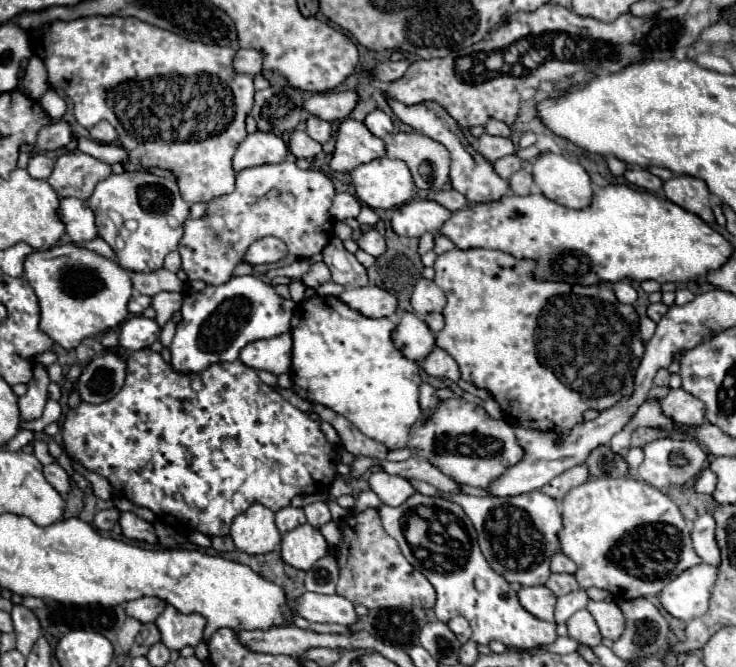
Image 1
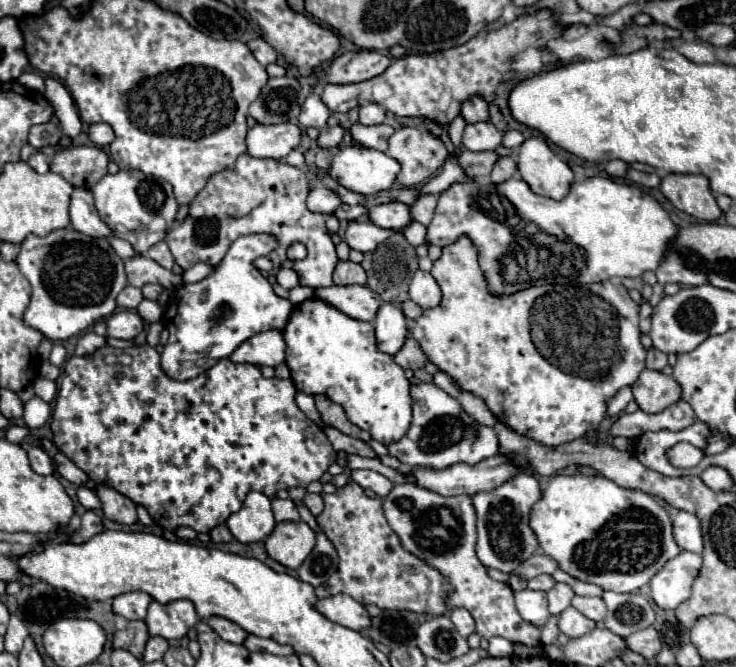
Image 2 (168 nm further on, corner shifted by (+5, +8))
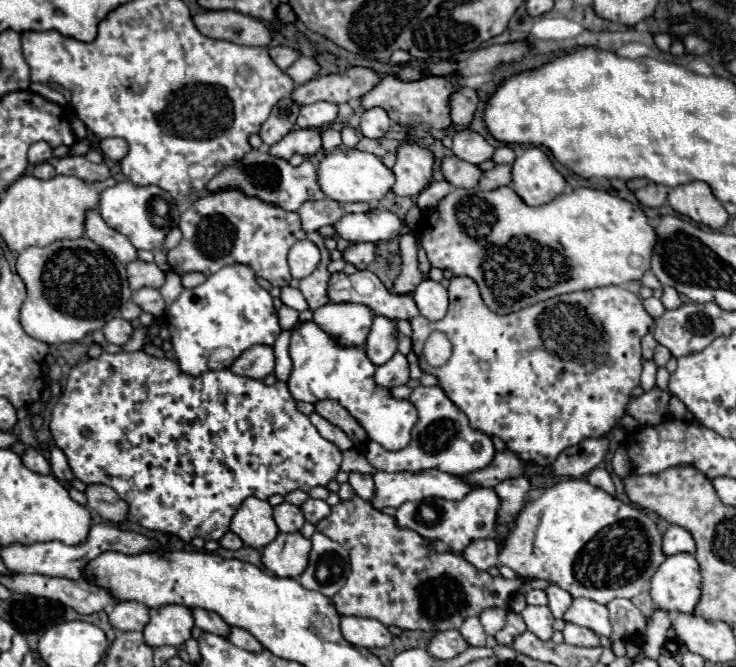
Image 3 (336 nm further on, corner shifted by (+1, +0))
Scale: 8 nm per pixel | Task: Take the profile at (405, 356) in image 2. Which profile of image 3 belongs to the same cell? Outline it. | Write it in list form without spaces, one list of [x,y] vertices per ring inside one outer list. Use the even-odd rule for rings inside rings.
[[[396,352],[386,364],[378,366],[376,374],[374,374],[374,382],[380,388],[394,388],[394,386],[406,384],[408,378],[410,378],[410,374],[408,374],[408,360],[400,352]]]

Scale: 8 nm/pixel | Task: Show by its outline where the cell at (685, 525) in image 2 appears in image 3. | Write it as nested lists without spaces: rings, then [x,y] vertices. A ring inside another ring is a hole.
[[[670,526],[662,536],[662,550],[666,556],[678,554],[678,552],[694,554],[696,544],[694,544],[694,538],[688,530],[684,530],[680,526]]]

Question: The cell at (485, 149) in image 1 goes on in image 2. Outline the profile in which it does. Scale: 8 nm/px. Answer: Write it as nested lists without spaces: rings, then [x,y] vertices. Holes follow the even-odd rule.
[[[492,122],[468,124],[462,136],[462,144],[474,152],[496,150],[502,144],[502,132],[498,132]]]

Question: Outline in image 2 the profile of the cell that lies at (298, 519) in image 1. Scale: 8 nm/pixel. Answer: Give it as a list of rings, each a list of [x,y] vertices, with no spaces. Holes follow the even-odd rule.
[[[272,498],[272,510],[274,510],[274,518],[276,522],[284,522],[284,520],[300,520],[300,514],[294,506],[294,502],[288,500],[280,500],[280,498]]]

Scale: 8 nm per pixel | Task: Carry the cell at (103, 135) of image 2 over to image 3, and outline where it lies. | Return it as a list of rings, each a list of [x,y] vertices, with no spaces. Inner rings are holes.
[[[104,138],[100,150],[112,160],[122,160],[128,154],[128,142],[124,142],[124,138]]]

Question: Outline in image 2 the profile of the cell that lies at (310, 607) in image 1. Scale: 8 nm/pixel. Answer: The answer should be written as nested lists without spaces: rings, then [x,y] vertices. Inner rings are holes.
[[[348,594],[322,598],[316,602],[316,610],[324,614],[328,620],[350,630],[364,630],[370,626],[370,616],[364,610],[364,606],[358,604],[354,598],[348,598]]]

